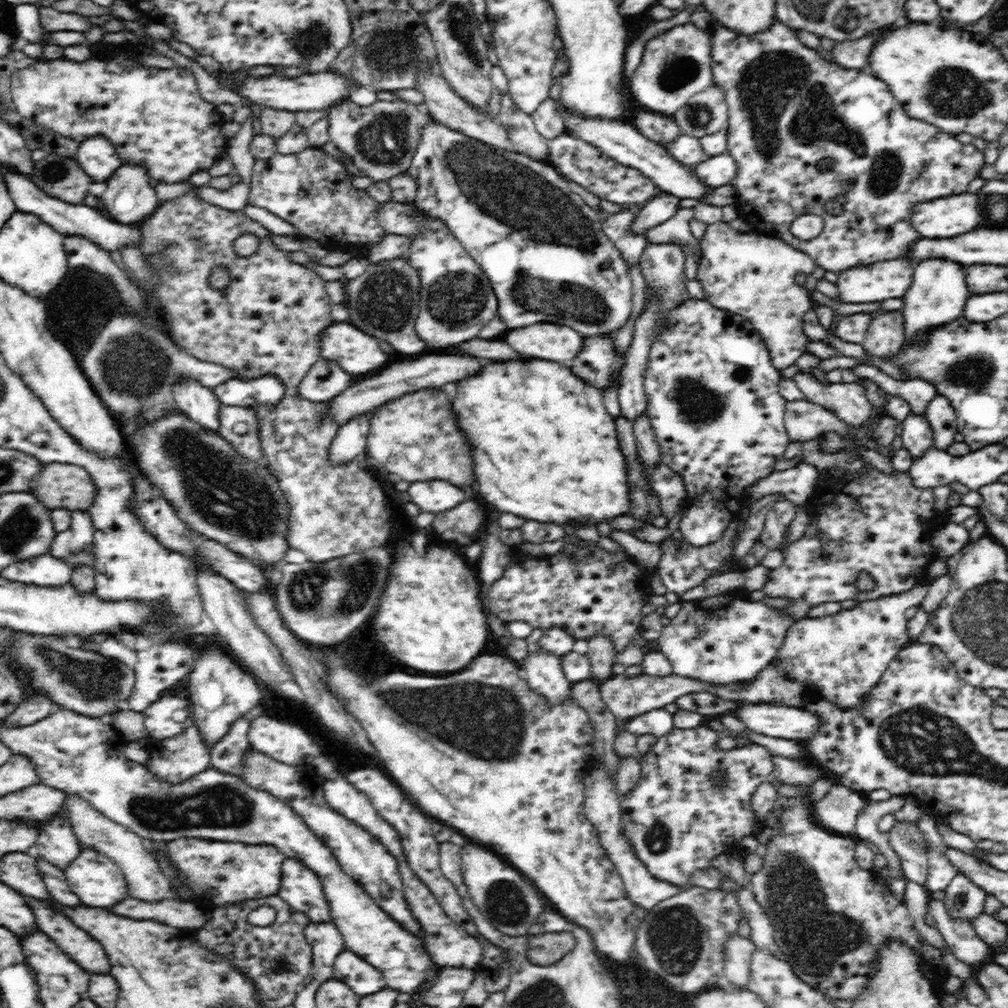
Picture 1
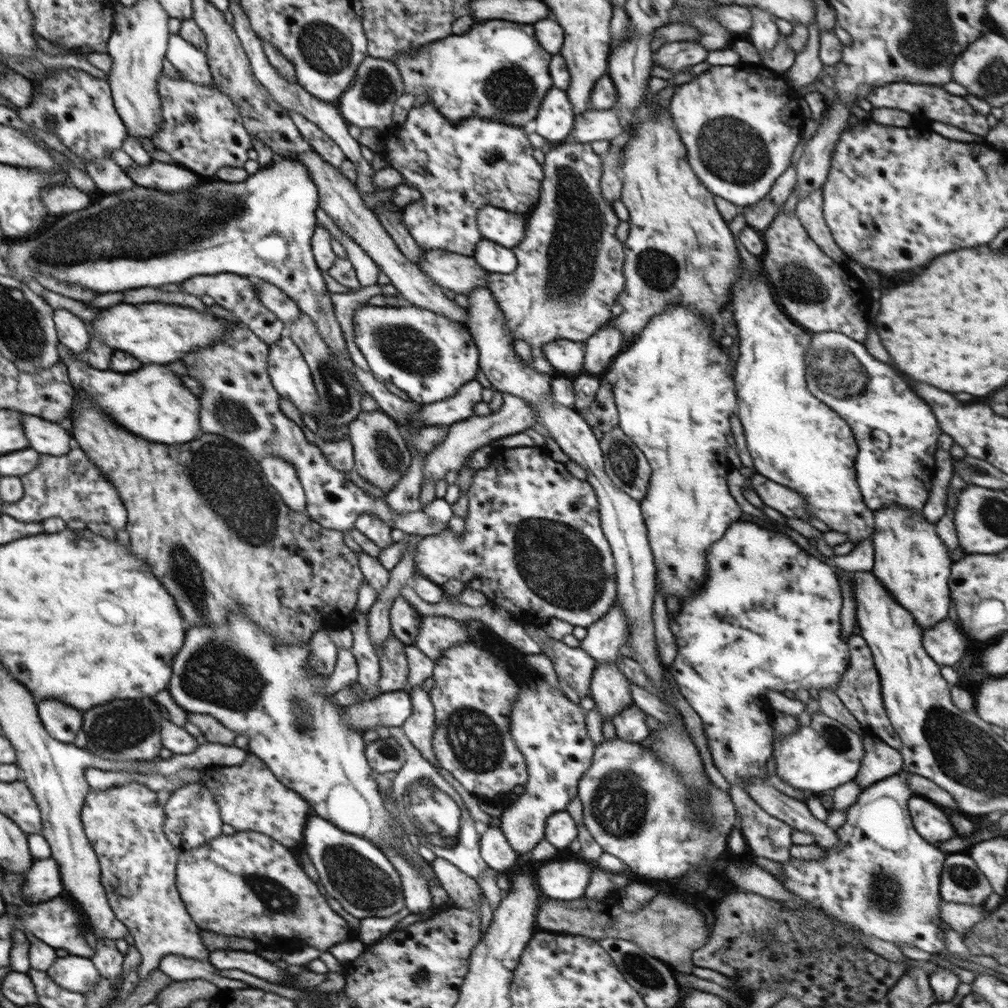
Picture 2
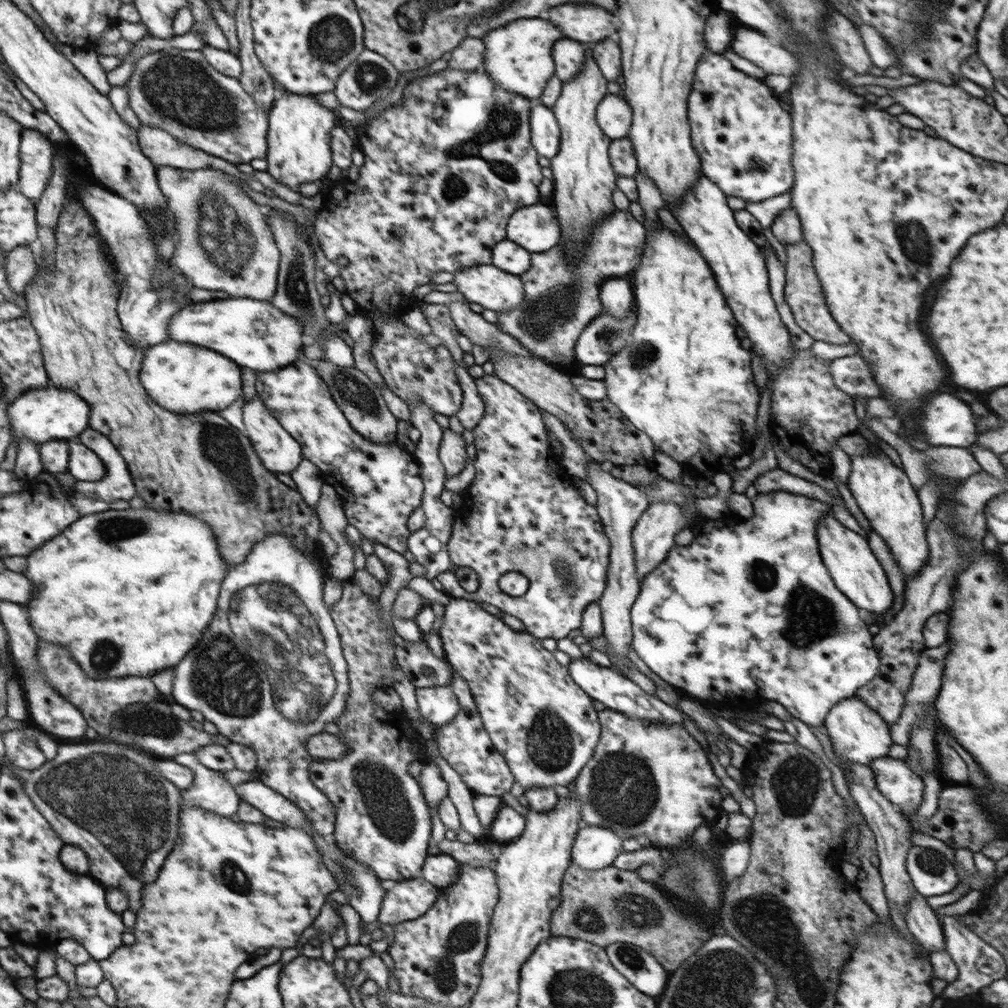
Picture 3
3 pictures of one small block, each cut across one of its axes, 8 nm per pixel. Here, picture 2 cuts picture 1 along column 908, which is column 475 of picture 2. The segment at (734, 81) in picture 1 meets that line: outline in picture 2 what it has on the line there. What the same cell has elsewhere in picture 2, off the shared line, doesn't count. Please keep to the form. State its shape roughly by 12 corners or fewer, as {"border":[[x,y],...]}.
{"border":[[428,101],[382,150],[420,199],[422,250],[472,257],[479,208],[526,215],[543,165],[522,126]]}

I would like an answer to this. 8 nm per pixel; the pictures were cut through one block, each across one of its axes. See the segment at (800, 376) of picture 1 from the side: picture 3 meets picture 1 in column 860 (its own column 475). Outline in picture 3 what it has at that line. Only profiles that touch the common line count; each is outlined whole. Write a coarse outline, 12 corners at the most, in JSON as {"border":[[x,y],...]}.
{"border":[[455,362],[463,390],[455,417],[473,431],[484,416],[474,377]]}

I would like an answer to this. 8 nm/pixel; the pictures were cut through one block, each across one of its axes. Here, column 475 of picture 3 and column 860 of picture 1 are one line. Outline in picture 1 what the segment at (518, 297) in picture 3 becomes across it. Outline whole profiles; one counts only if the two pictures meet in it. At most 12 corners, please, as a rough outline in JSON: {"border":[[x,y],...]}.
{"border":[[904,257],[837,273],[841,302],[903,298],[915,264]]}

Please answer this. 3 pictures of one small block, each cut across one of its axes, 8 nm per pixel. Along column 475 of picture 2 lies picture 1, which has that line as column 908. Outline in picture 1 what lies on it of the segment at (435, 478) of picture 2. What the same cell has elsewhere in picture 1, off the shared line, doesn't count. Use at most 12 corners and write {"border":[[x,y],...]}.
{"border":[[924,414],[902,423],[902,447],[912,459],[933,448],[933,433]]}

